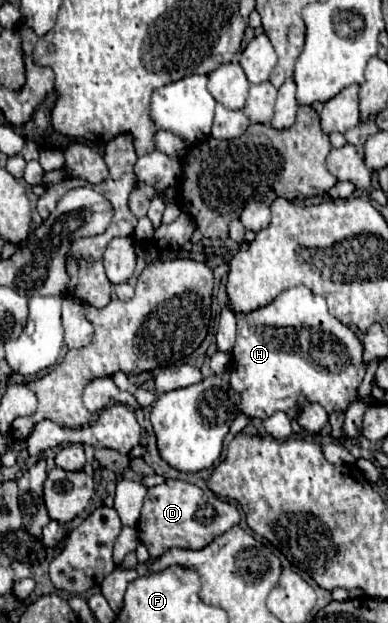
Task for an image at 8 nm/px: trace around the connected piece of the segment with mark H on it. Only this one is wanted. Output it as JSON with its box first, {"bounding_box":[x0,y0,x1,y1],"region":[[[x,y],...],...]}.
{"bounding_box":[229,286,367,418],"region":[[[293,286],[281,292],[271,304],[251,314],[237,318],[237,344],[233,350],[231,380],[229,384],[241,394],[239,410],[249,418],[269,418],[275,412],[285,412],[291,418],[299,416],[299,396],[309,404],[321,404],[329,414],[345,412],[355,400],[359,400],[359,386],[363,382],[367,364],[363,362],[363,344],[351,326],[341,324],[335,316],[325,312],[325,298],[315,296],[305,286]]]}

